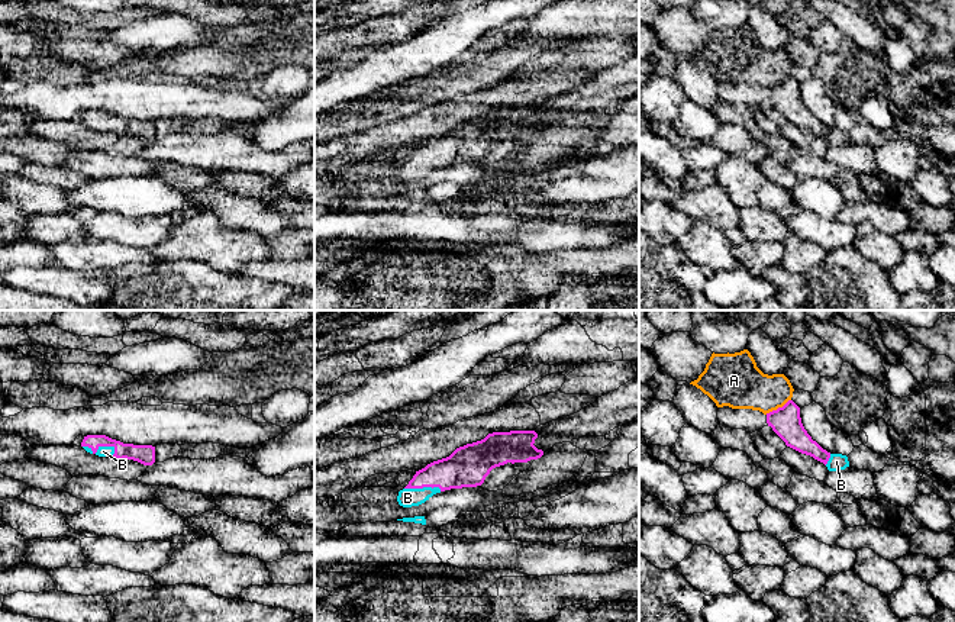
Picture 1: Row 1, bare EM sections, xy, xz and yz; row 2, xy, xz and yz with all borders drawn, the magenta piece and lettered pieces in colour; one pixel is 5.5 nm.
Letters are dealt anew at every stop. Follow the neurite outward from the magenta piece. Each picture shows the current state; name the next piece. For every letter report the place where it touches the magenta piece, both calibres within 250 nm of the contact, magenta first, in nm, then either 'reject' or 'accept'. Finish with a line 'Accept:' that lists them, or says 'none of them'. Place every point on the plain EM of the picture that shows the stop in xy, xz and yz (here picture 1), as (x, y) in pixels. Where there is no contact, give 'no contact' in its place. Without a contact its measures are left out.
A: contact yz (778, 83); calibres 170 and 280 nm; reject
B: contact xy (100, 121); calibres 110 and 60 nm; accept
Accept: B

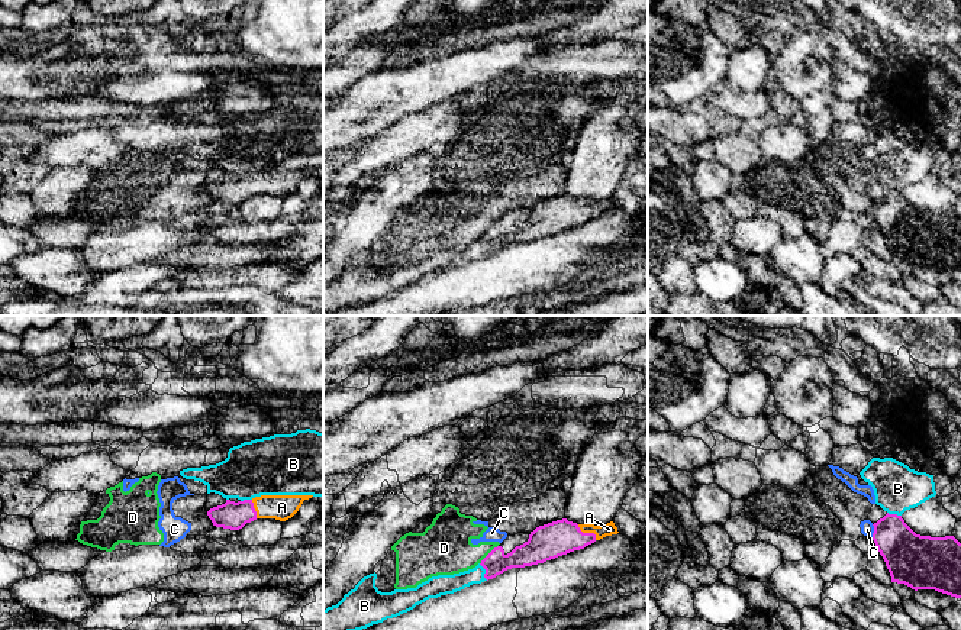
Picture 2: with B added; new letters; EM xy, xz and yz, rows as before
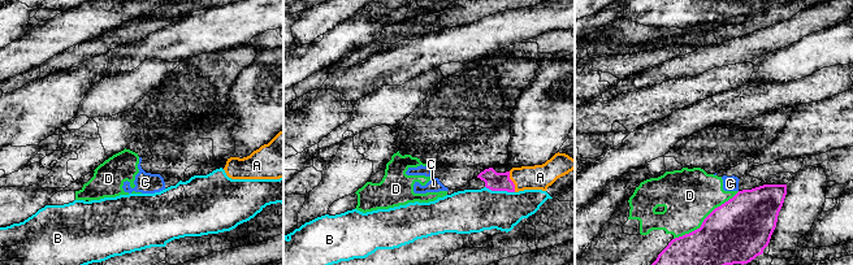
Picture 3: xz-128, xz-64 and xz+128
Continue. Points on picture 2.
A: contact xz (587, 209); calibres 200 and 70 nm; accept
B: contact xz (486, 248); calibres 140 and 110 nm; reject
C: contact yz (874, 206); calibres 280 and 80 nm; reject
D: contact xz (487, 230); calibres 140 and 300 nm; reject
Accept: A

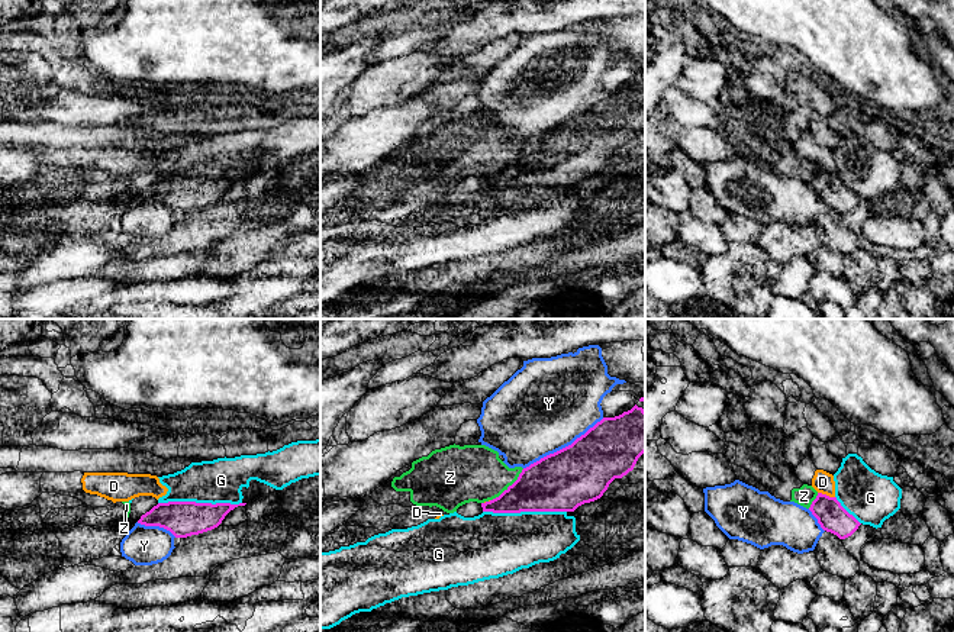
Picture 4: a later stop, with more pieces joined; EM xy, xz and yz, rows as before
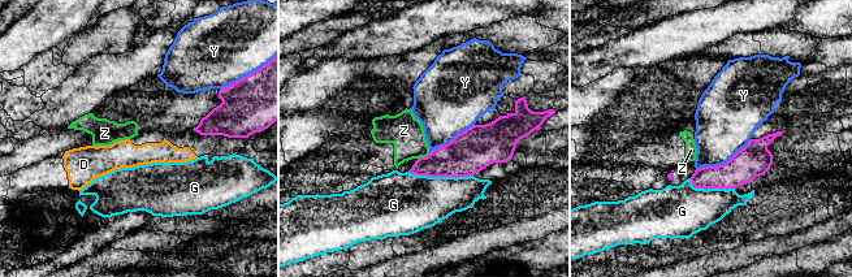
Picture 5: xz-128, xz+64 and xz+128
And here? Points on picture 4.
D: contact yz (827, 171); calibres 160 and 120 nm; reject
G: contact xy (199, 179); calibres 200 and 240 nm; reject
Y: contact xz (563, 123); calibres 340 and 500 nm; reject
Z: contact xz (509, 161); calibres 320 and 320 nm; reject
Accept: none of them

